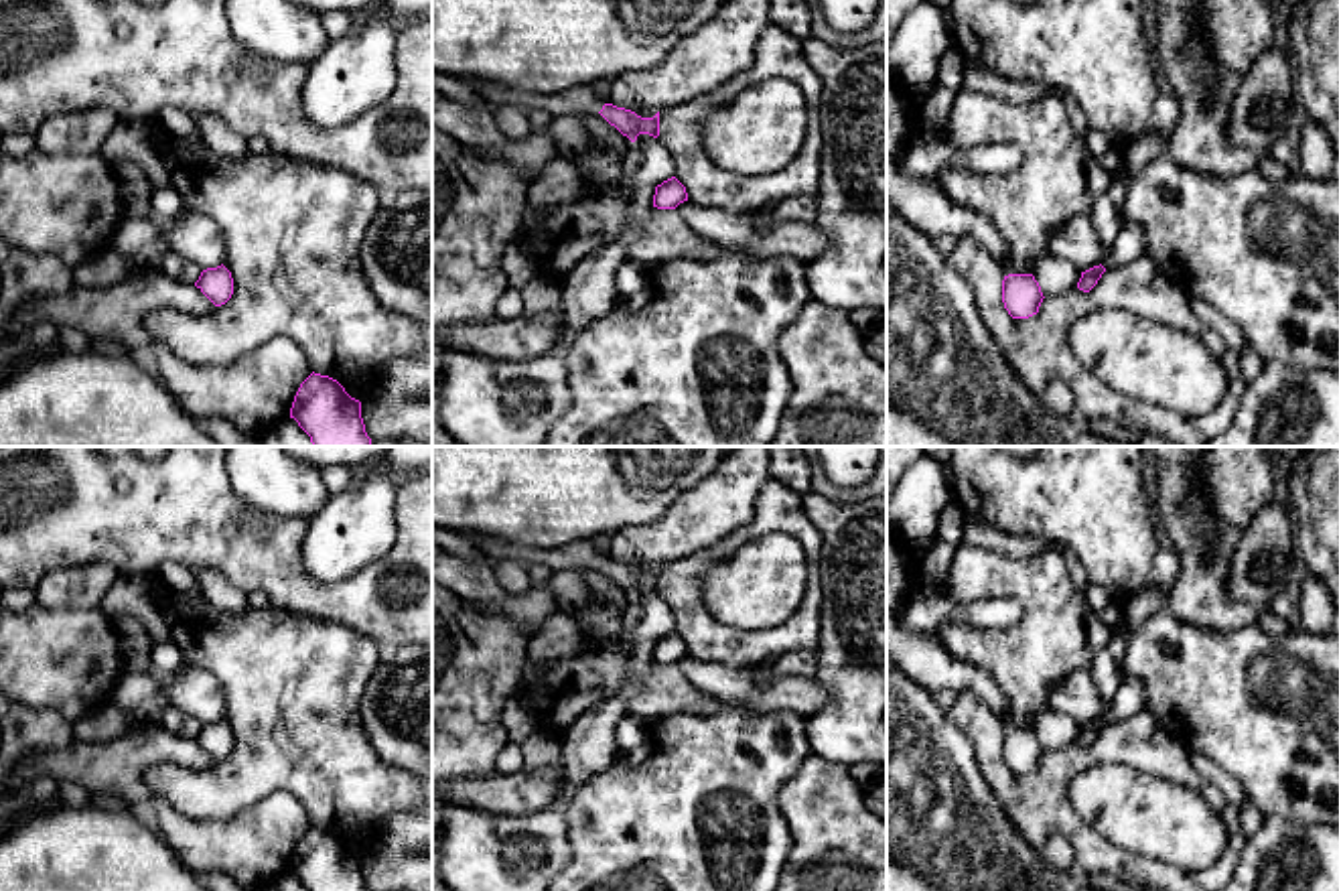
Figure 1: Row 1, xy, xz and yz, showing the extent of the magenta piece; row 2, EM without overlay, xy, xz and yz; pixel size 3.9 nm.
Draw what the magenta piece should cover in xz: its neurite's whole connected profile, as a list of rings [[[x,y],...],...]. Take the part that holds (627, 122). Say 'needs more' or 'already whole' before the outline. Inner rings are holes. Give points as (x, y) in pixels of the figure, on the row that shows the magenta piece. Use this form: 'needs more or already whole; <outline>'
already whole; [[[605,104],[598,114],[631,142],[635,142],[639,134],[659,136],[659,112],[653,118],[641,118],[631,110]]]

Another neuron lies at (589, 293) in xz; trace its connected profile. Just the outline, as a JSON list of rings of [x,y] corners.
[[[609,244],[592,252],[586,262],[560,280],[560,311],[564,319],[558,339],[560,355],[574,345],[584,329],[619,304],[617,272],[625,256],[623,244]]]

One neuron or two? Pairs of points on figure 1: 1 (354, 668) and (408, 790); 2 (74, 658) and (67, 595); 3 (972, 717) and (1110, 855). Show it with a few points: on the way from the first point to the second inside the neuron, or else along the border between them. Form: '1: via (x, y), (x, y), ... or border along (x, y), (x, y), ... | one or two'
1: via (343, 703), (343, 741), (374, 772) | one
2: border along (37, 601), (47, 607), (98, 609) | two
3: via (989, 758), (1025, 798), (1070, 825) | one

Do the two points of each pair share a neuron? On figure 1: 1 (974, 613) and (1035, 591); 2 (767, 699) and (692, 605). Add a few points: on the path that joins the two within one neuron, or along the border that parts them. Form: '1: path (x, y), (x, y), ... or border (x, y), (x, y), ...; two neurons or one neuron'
1: border (966, 601), (1015, 599), (1021, 605), (1023, 618); two neurons
2: border (696, 658), (761, 668); two neurons

